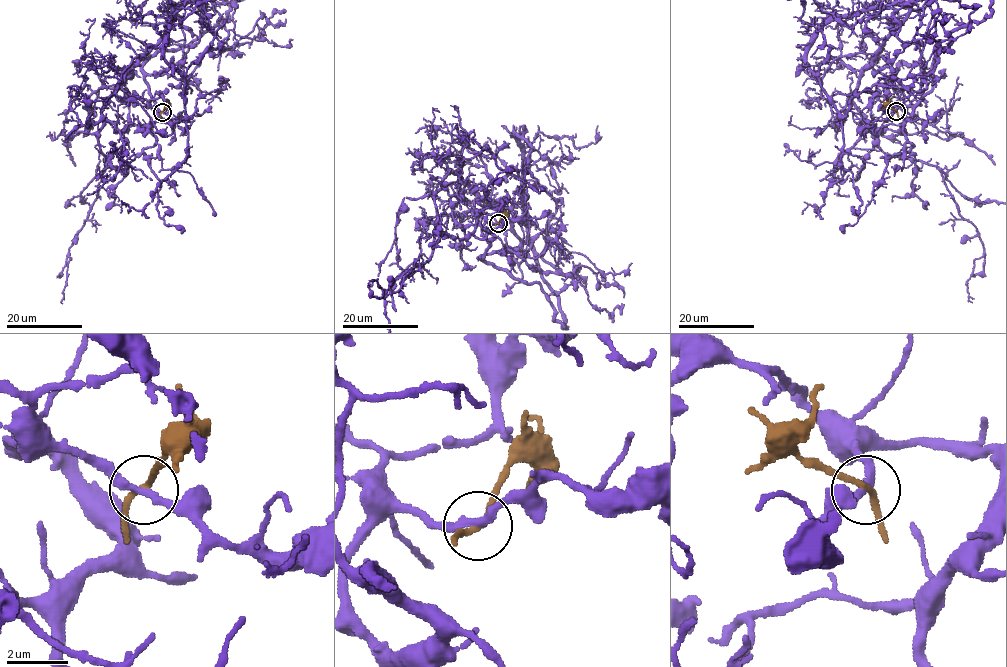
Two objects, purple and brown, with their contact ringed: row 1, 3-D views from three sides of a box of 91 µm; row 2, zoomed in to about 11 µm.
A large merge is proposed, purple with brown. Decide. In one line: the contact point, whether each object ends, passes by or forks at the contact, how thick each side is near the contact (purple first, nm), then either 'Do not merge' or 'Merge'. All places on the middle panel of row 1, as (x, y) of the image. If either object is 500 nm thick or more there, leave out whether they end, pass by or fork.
Place: (498, 223). At the ring purple passes by. At the ring brown passes by. Thickness 260 nm (purple) against 200 nm. Do not merge

